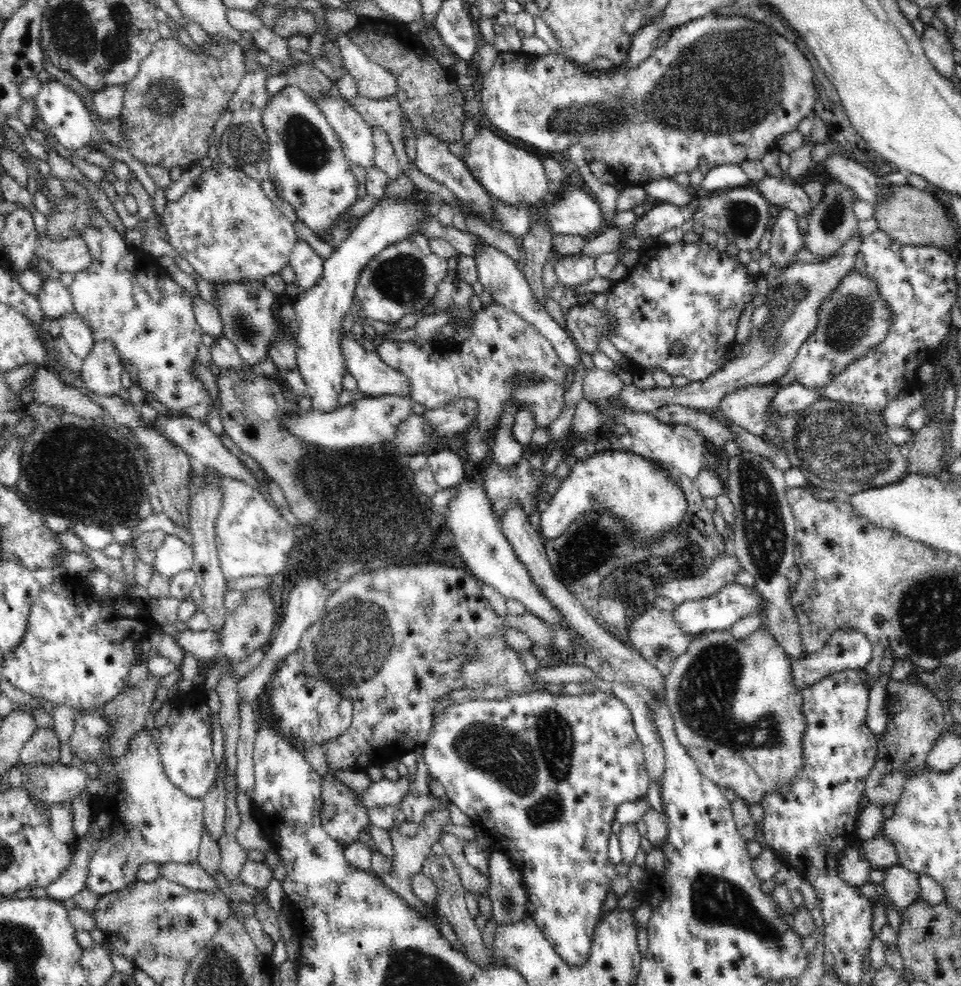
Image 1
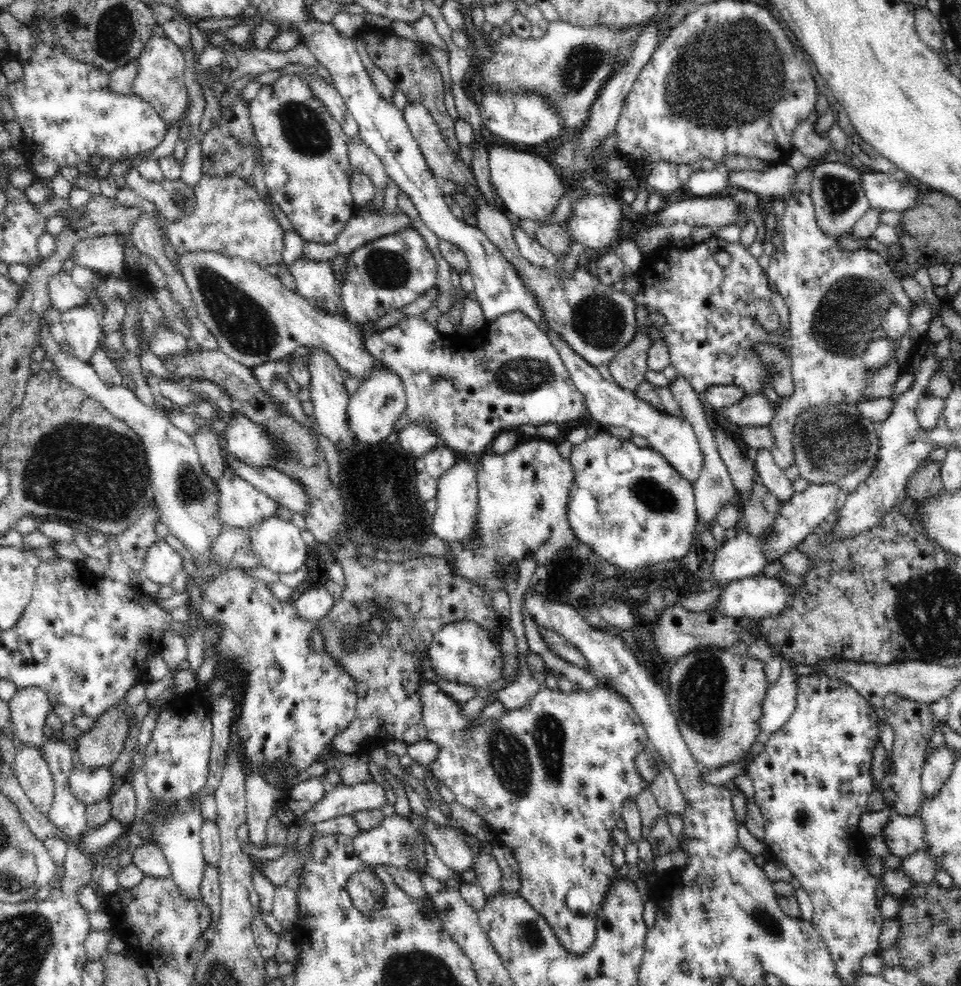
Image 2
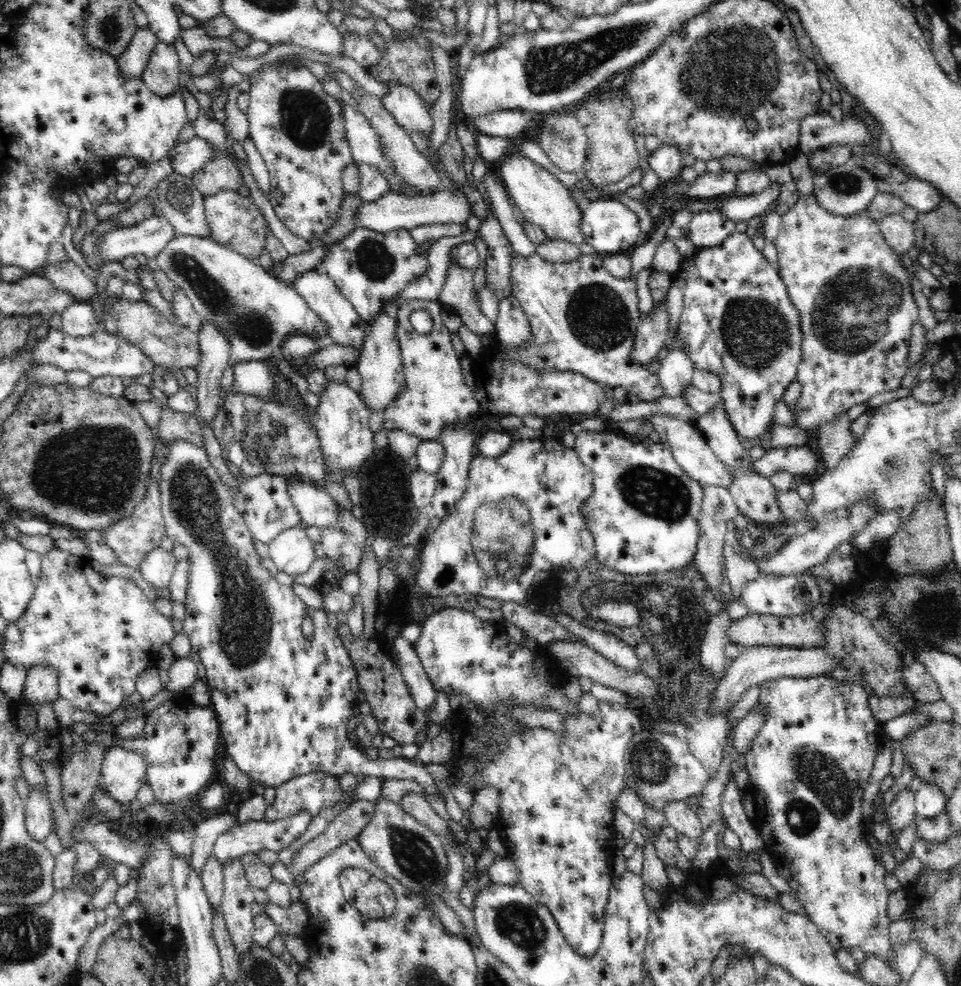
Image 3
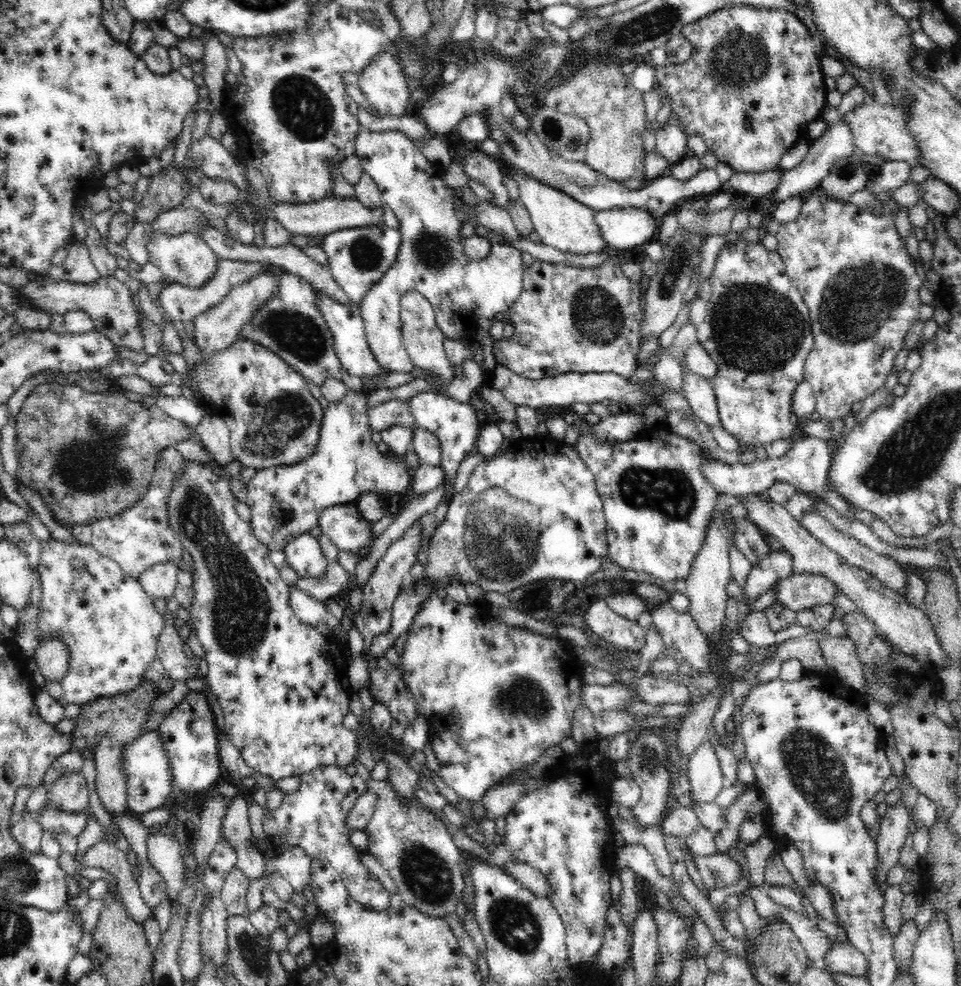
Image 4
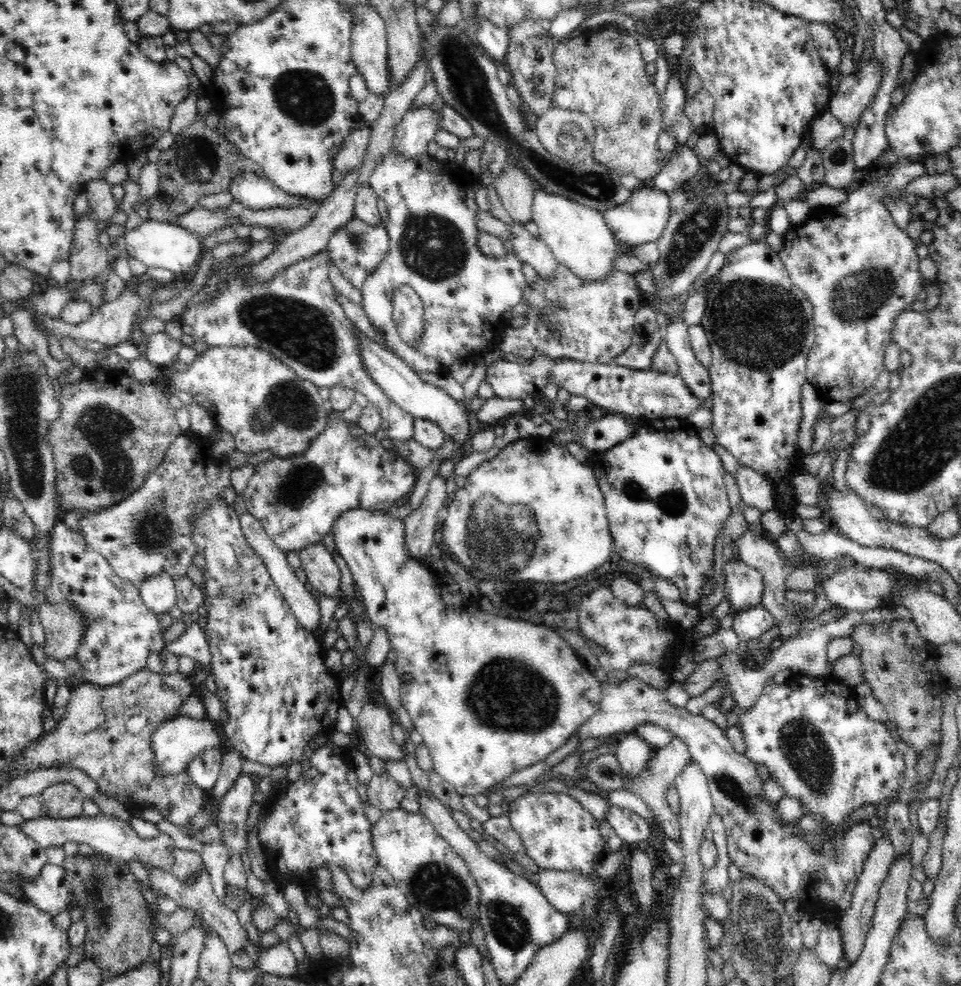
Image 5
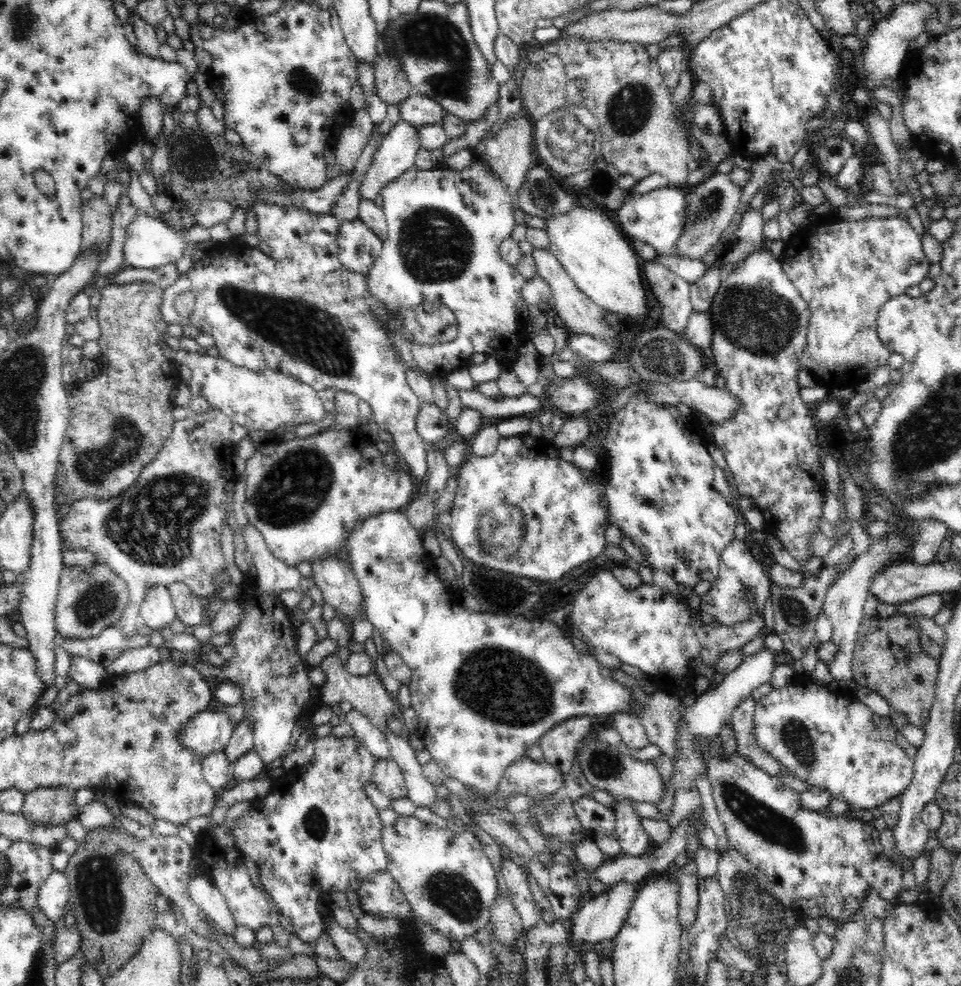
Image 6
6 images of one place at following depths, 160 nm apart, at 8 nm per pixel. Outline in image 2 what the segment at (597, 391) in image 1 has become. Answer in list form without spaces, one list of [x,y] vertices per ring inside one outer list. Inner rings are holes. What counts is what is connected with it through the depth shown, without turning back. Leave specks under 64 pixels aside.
[[[638,322],[634,339],[610,362],[609,369],[614,381],[622,389],[633,393],[649,371],[648,352],[654,347],[650,336],[644,334],[644,322]]]

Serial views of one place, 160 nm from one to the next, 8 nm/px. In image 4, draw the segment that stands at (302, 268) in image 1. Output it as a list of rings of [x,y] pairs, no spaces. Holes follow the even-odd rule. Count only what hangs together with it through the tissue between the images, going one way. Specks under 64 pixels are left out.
[[[315,288],[314,291],[316,291],[316,297],[318,297],[317,306],[320,309],[320,313],[334,336],[334,349],[341,367],[352,376],[367,379],[376,379],[379,376],[388,375],[389,372],[378,363],[378,360],[375,360],[374,354],[371,352],[359,306],[344,307],[344,305],[336,303],[335,300],[323,294],[323,292],[319,292]]]

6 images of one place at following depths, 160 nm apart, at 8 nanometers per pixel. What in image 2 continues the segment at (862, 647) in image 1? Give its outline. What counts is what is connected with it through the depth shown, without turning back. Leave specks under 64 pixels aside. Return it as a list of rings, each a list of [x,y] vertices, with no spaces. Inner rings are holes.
[[[786,658],[782,661],[781,674],[774,684],[767,688],[762,701],[762,714],[758,721],[757,742],[766,744],[768,737],[776,732],[790,718],[795,705],[797,693],[797,675],[791,665],[798,664]]]

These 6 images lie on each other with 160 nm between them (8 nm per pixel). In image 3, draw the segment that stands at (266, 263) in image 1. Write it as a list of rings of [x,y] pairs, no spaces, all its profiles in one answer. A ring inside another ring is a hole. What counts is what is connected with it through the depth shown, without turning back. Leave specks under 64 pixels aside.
[[[224,190],[212,196],[203,197],[204,211],[206,211],[207,226],[214,242],[230,248],[249,259],[257,260],[266,246],[267,222],[250,197],[244,197],[236,191]]]

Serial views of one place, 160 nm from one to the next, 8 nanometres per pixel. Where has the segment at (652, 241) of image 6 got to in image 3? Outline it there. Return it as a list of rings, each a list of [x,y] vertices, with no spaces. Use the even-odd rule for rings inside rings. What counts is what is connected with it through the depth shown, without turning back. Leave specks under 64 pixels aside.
[[[613,198],[588,203],[582,209],[580,231],[584,235],[584,242],[590,244],[598,255],[602,256],[629,252],[640,236],[638,216],[622,202]]]

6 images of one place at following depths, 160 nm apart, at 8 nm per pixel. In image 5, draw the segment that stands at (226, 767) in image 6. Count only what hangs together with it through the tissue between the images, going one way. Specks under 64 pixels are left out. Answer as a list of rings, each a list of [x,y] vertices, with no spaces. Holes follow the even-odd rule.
[[[206,748],[198,756],[190,760],[186,773],[198,788],[207,793],[214,788],[223,765],[223,749]]]

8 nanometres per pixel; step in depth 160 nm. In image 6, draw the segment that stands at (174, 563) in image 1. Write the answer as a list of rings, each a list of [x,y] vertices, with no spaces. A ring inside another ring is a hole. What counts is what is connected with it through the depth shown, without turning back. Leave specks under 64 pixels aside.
[[[161,584],[151,588],[139,608],[139,615],[152,630],[159,631],[166,626],[169,627],[176,618],[169,588]]]

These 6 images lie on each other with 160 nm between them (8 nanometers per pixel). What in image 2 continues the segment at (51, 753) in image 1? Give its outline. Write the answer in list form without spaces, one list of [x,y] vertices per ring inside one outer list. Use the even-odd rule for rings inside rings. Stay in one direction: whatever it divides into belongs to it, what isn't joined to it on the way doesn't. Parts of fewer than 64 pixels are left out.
[[[23,745],[16,749],[15,772],[20,787],[25,790],[36,811],[49,817],[54,801],[53,774],[38,745]]]

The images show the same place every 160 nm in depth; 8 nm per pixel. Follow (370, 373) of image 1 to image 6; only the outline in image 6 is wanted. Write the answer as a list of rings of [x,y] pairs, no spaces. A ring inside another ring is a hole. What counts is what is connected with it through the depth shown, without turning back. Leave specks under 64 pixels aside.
[[[139,211],[136,214],[136,218],[127,226],[123,255],[125,262],[132,268],[158,268],[168,263],[175,263],[176,260],[182,258],[182,252],[184,252],[186,244],[192,244],[192,242],[201,243],[205,240],[226,242],[232,238],[234,236],[228,231],[226,223],[217,224],[210,228],[194,224],[186,229],[186,232],[180,233],[180,231],[168,226],[168,224]]]

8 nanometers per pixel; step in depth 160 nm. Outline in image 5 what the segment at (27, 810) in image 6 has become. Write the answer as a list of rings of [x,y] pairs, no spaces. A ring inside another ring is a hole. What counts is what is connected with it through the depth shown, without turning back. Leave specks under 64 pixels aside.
[[[60,781],[39,795],[46,811],[46,817],[54,819],[72,819],[83,814],[85,798],[72,782]]]

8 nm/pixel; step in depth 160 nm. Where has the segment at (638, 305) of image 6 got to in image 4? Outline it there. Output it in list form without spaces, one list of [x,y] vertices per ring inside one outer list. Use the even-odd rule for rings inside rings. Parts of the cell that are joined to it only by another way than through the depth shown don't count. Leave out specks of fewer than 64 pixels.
[[[511,169],[510,175],[517,181],[519,201],[529,212],[533,228],[540,234],[542,244],[570,254],[596,254],[607,249],[606,241],[602,240],[596,224],[595,210],[548,184],[542,184],[539,180],[526,176],[520,170]]]

